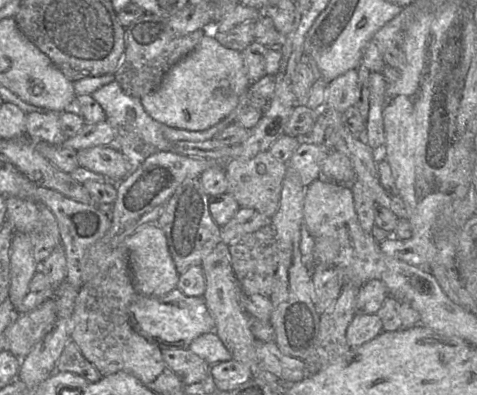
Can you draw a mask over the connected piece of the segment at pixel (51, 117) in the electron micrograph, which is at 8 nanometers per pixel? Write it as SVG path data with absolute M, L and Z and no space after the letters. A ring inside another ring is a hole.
M61 112L29 113L26 115L26 135L31 140L61 146L67 139L60 127Z

